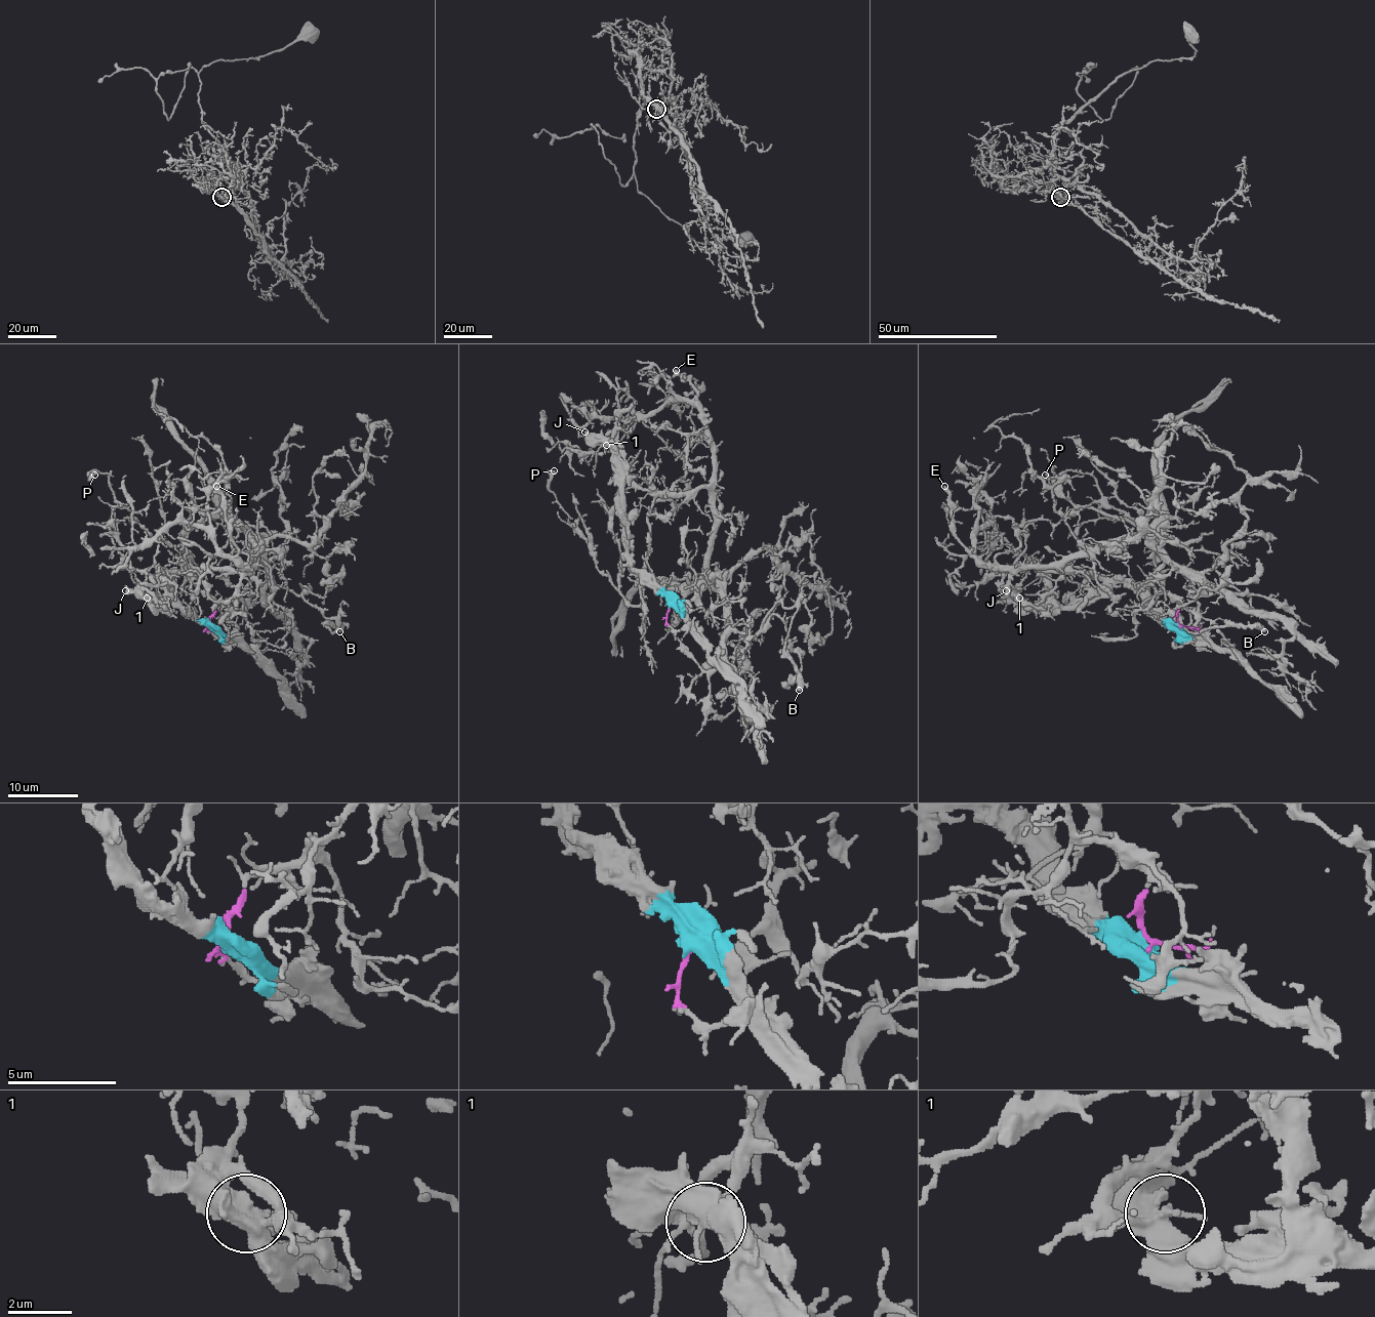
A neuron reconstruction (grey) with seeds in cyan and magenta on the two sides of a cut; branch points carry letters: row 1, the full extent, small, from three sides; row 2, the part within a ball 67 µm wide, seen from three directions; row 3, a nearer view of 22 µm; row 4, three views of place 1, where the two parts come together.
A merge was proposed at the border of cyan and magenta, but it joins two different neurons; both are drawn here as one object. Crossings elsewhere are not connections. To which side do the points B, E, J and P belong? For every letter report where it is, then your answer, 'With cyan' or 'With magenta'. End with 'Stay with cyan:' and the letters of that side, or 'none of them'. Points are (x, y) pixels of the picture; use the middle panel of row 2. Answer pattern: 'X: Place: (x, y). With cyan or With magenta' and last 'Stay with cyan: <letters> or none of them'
B: Place: (799, 690). With magenta
E: Place: (676, 370). With magenta
J: Place: (584, 431). With cyan
P: Place: (554, 470). With magenta
Stay with cyan: J

